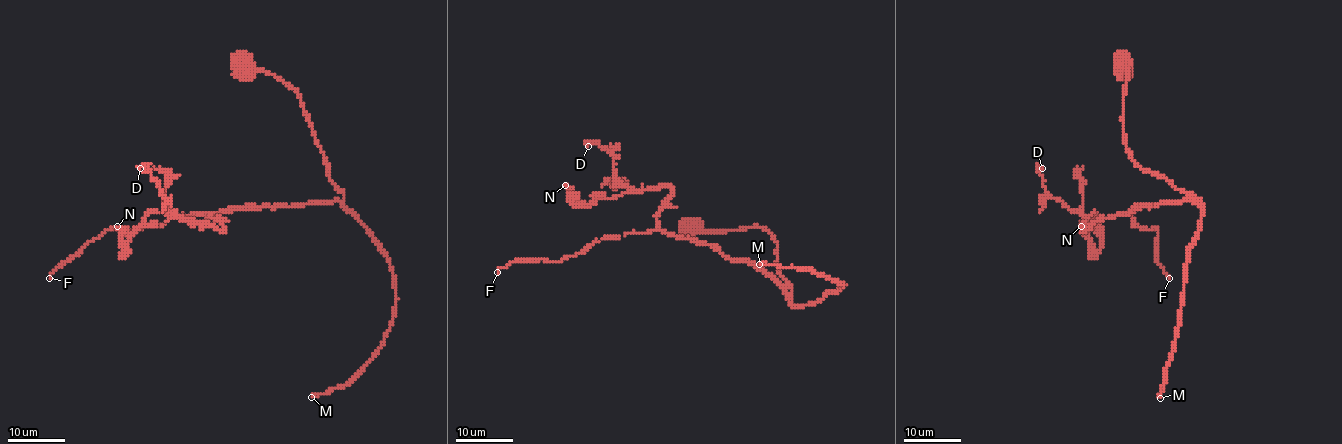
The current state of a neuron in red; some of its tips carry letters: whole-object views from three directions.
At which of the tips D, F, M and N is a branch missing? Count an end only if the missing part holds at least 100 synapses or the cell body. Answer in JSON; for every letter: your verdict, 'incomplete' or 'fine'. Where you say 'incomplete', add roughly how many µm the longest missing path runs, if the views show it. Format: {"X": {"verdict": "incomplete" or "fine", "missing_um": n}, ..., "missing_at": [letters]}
{"D": {"verdict": "fine"}, "F": {"verdict": "fine"}, "M": {"verdict": "incomplete", "missing_um": 300}, "N": {"verdict": "fine"}, "missing_at": ["M"]}

